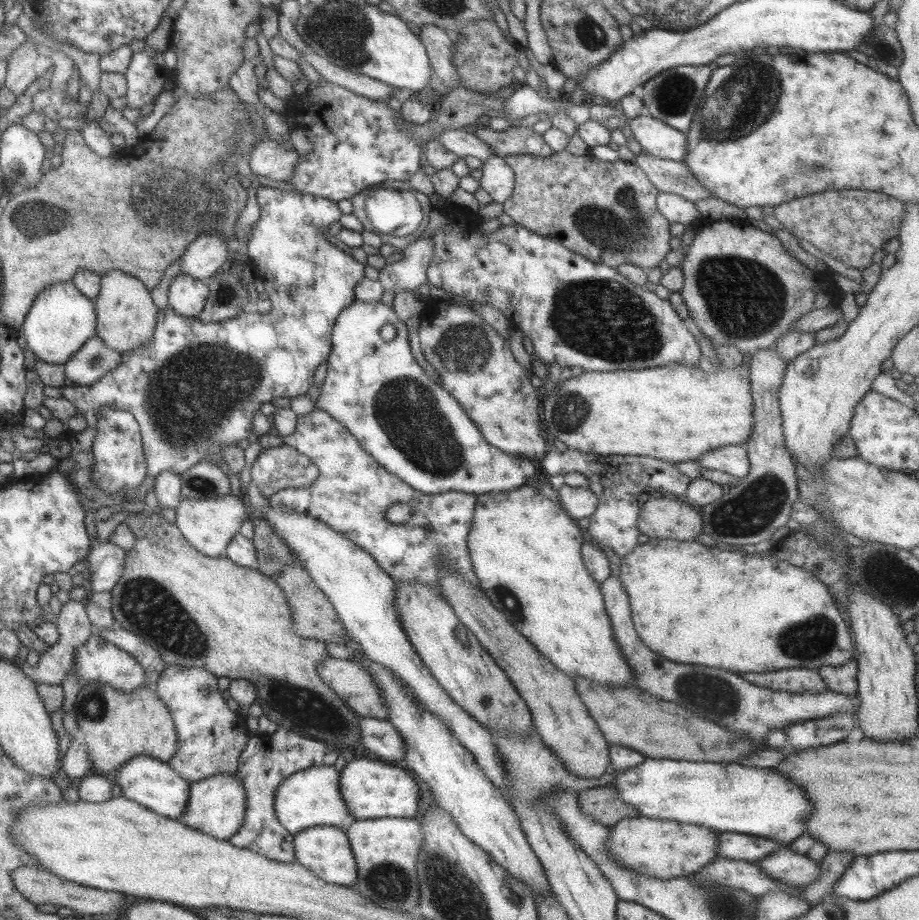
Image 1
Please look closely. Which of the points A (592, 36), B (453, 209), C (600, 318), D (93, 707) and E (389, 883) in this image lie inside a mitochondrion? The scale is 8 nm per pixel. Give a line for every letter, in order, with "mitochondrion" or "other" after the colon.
A: mitochondrion
B: other
C: mitochondrion
D: mitochondrion
E: mitochondrion

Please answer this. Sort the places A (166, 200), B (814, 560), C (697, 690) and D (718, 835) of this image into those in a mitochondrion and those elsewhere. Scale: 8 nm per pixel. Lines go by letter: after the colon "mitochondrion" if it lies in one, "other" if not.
A: mitochondrion
B: other
C: mitochondrion
D: other

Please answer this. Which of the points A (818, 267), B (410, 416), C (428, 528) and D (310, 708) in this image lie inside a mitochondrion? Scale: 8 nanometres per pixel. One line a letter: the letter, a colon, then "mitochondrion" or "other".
A: other
B: mitochondrion
C: other
D: mitochondrion

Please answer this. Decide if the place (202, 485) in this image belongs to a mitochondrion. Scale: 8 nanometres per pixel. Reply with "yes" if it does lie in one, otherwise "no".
yes

